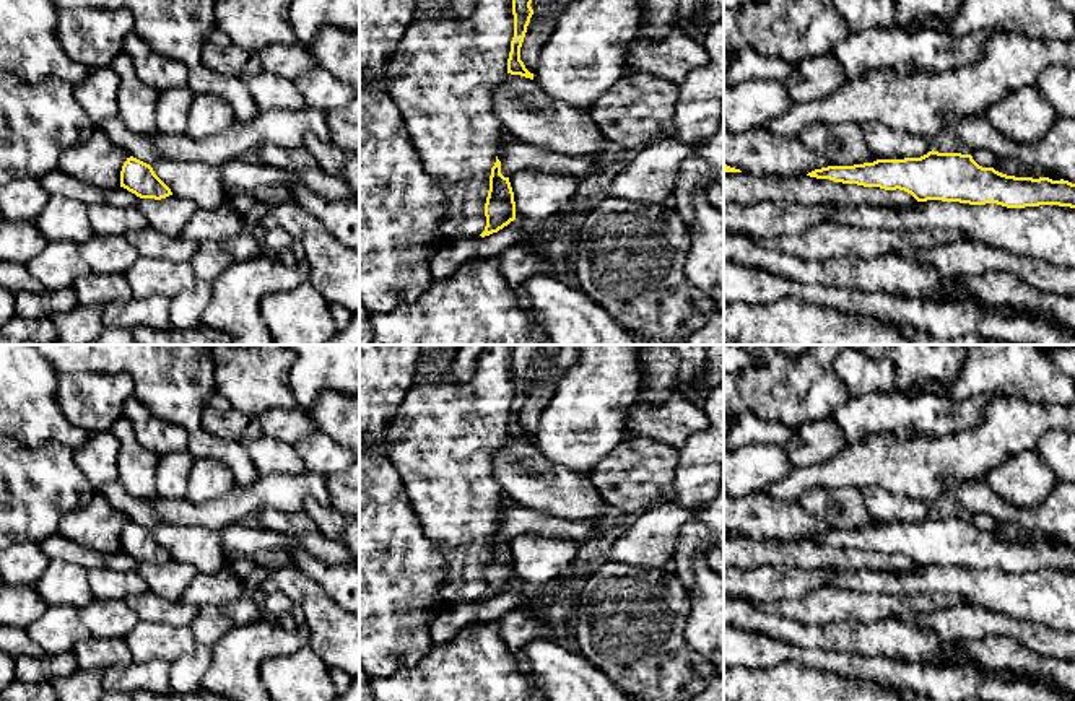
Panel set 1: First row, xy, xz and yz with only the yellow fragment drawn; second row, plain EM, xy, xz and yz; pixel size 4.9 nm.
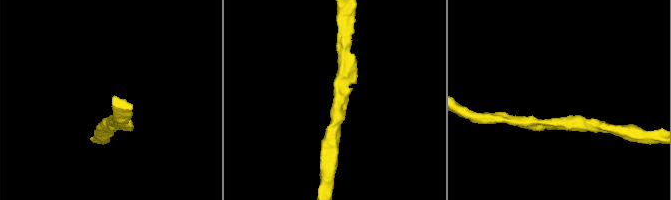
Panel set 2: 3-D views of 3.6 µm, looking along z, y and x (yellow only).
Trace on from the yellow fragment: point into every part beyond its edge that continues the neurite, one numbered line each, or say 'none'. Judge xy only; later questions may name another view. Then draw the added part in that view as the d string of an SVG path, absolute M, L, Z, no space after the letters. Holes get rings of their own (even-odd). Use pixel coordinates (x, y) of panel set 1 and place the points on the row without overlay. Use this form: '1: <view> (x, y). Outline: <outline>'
none

